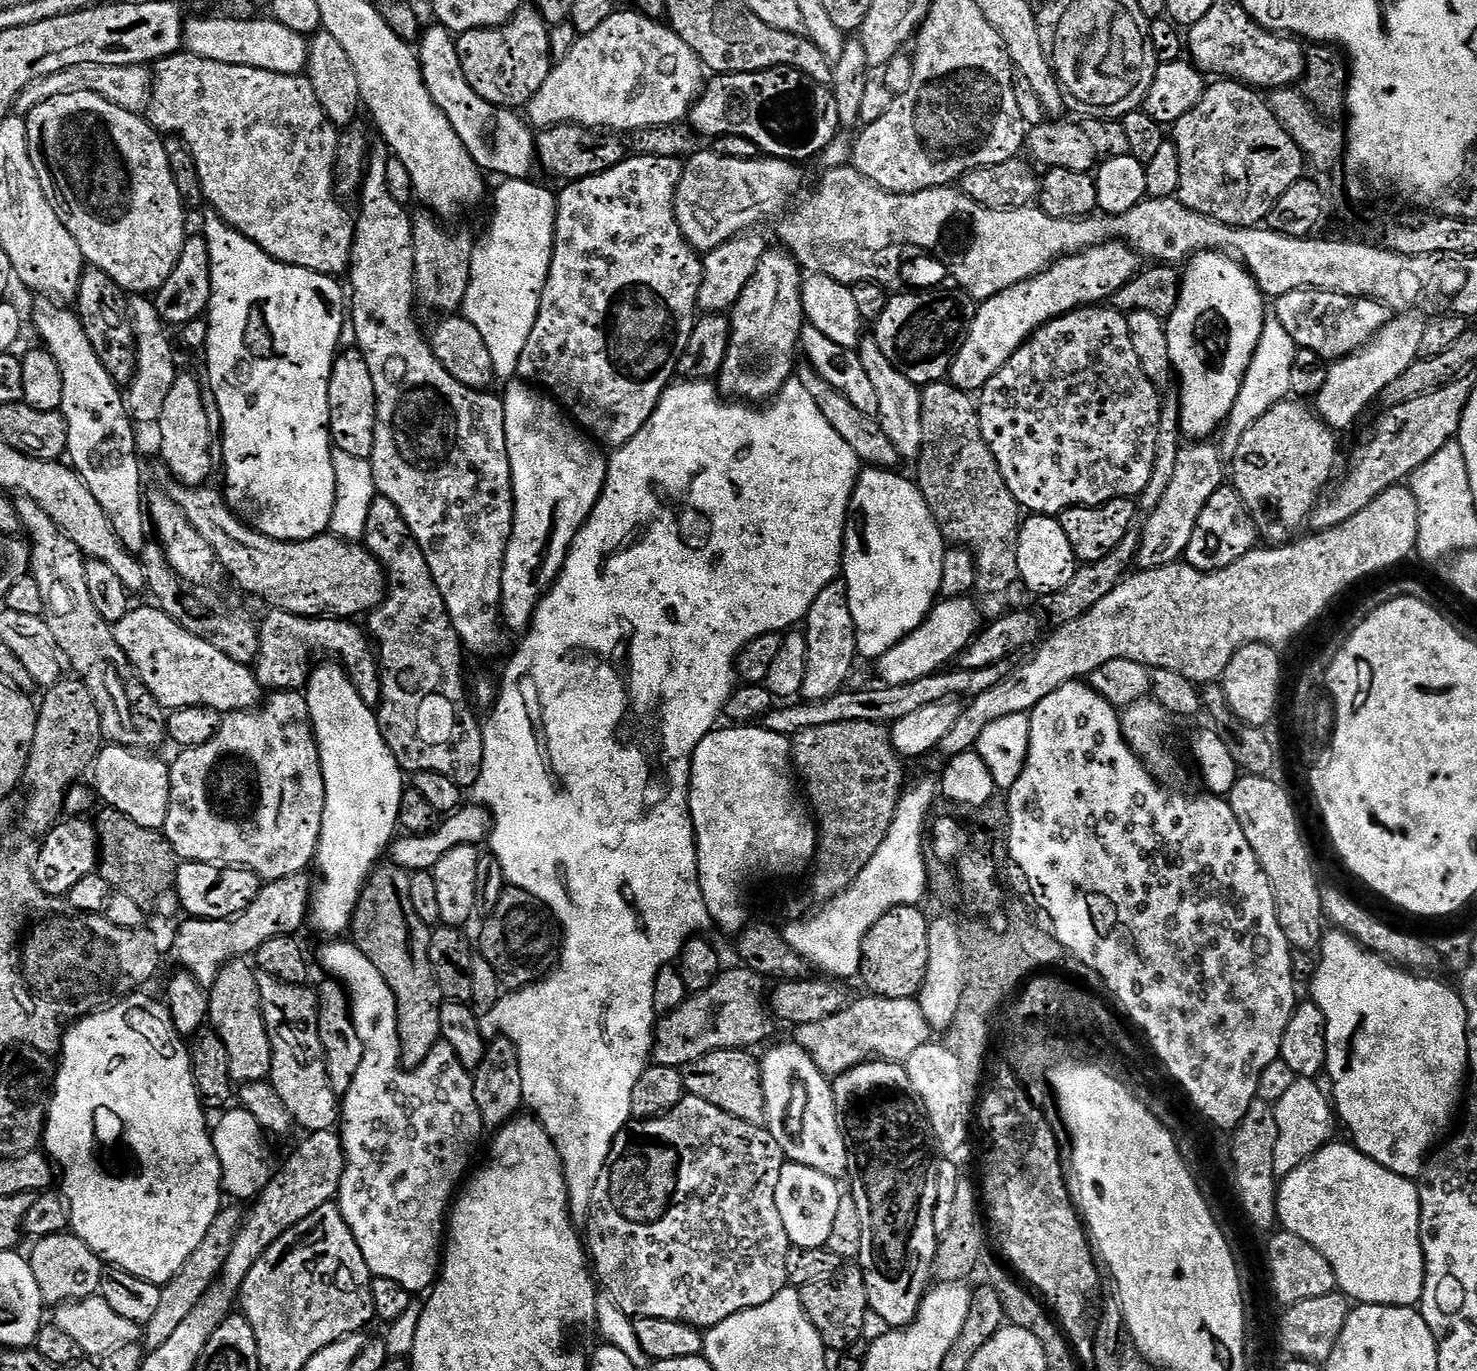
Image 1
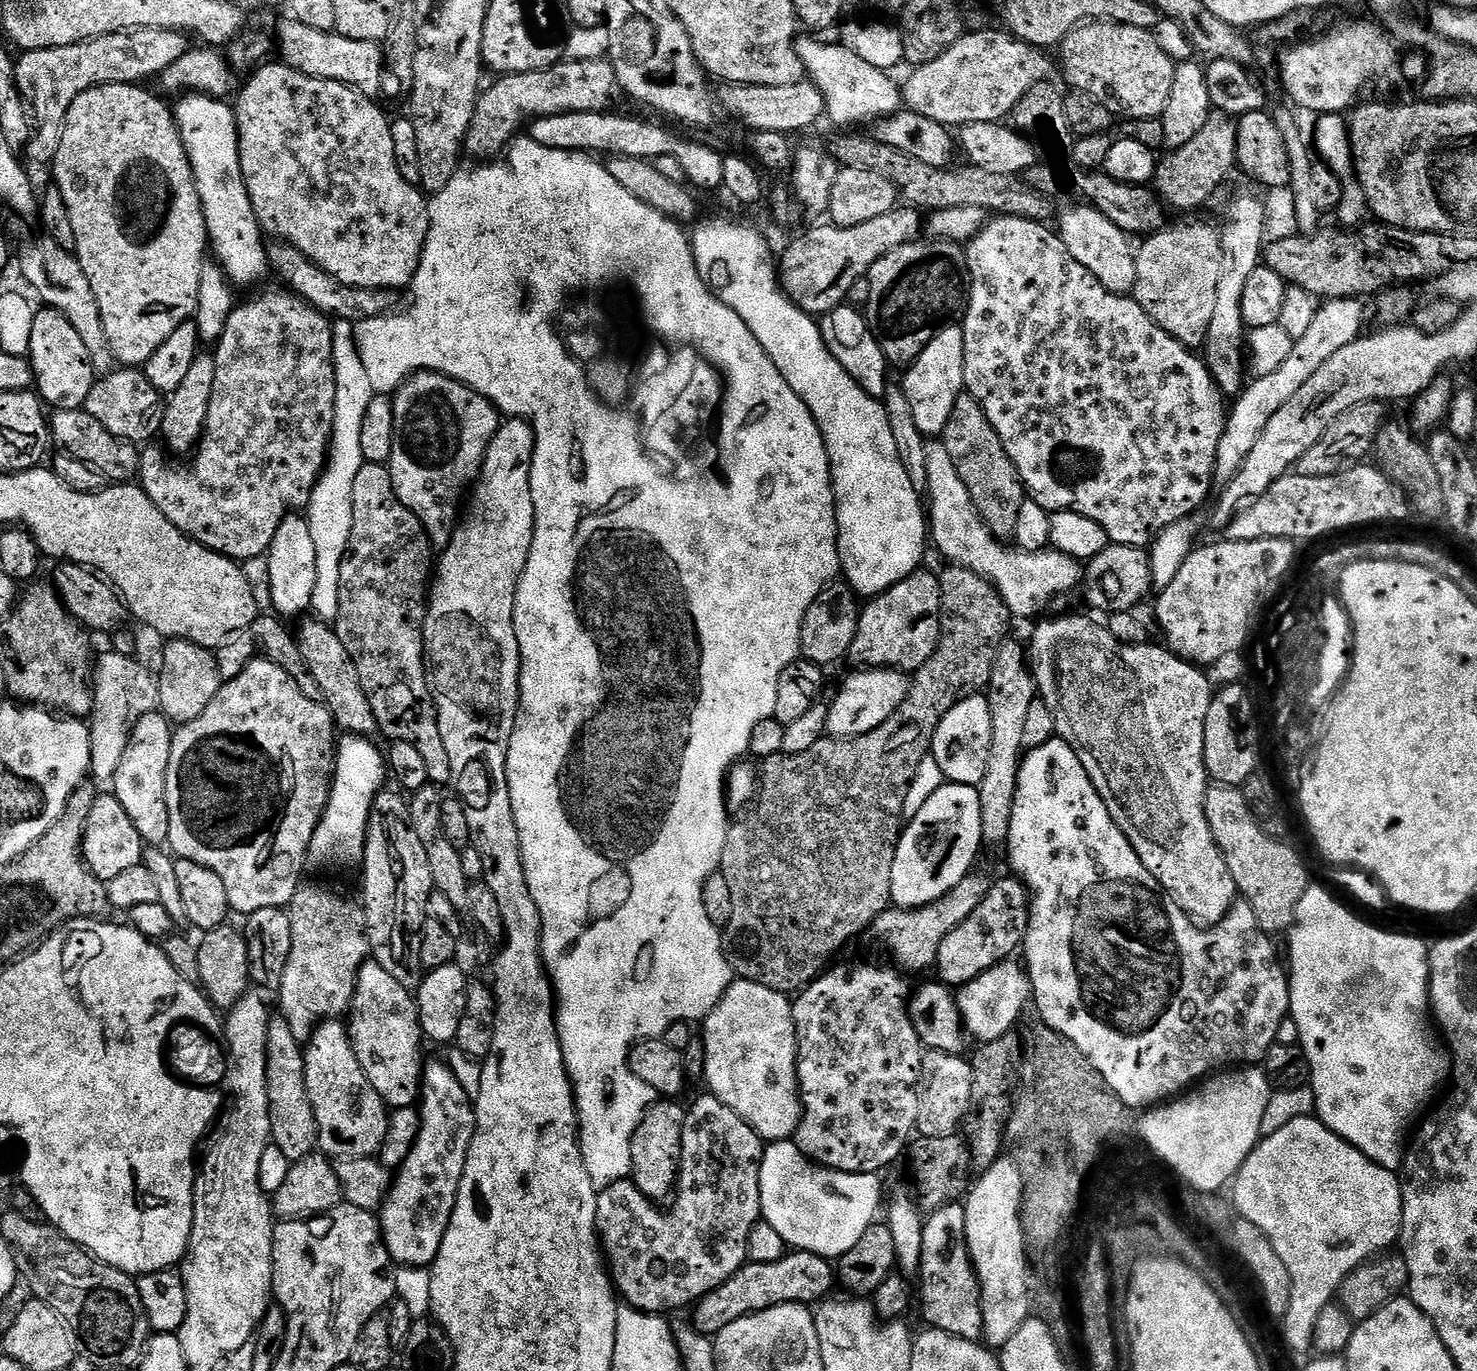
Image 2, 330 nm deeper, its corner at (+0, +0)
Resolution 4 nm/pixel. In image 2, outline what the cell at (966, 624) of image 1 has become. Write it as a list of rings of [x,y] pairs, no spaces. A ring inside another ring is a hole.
[[[895,668],[856,670],[853,676],[845,678],[844,685],[828,704],[827,735],[838,740],[849,740],[870,734],[870,730],[882,726],[882,722],[886,722],[886,718],[890,718],[890,714],[894,714],[902,702],[906,702],[911,685],[911,679]]]

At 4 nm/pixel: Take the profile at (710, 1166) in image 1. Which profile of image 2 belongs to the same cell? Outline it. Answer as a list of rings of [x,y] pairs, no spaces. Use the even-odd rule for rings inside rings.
[[[704,1094],[701,1100],[696,1100],[687,1109],[684,1117],[684,1129],[682,1130],[682,1162],[680,1163],[680,1178],[676,1181],[674,1199],[671,1201],[672,1209],[663,1212],[663,1207],[657,1206],[653,1201],[644,1197],[642,1190],[638,1190],[631,1179],[614,1182],[609,1188],[599,1189],[596,1197],[596,1230],[598,1239],[602,1245],[603,1255],[606,1257],[607,1267],[610,1269],[613,1285],[622,1297],[623,1303],[630,1308],[636,1308],[640,1312],[669,1314],[676,1312],[679,1308],[687,1309],[695,1305],[706,1294],[710,1294],[715,1288],[721,1288],[734,1274],[738,1274],[744,1264],[749,1263],[748,1243],[754,1226],[761,1223],[762,1198],[760,1197],[760,1167],[764,1157],[765,1141],[761,1140],[759,1134],[753,1130],[730,1106],[726,1106],[717,1096]]]

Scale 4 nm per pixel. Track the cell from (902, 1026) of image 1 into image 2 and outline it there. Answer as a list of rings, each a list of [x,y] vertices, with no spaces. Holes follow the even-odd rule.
[[[1009,958],[1002,964],[996,964],[959,989],[956,1004],[963,1018],[965,1031],[979,1043],[996,1041],[1013,1031],[1024,1008],[1027,1004],[1029,1007],[1032,1000],[1032,980],[1025,965],[1015,964],[1016,962],[1015,959]]]

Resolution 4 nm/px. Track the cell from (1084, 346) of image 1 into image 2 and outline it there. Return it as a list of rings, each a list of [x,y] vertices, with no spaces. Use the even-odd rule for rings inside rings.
[[[997,215],[967,241],[968,311],[962,317],[964,329],[964,386],[984,408],[990,426],[1001,439],[1006,454],[1016,467],[1024,484],[1027,499],[1038,502],[1048,513],[1073,512],[1098,522],[1113,544],[1142,548],[1179,520],[1189,519],[1204,504],[1208,491],[1214,488],[1218,444],[1224,436],[1227,421],[1226,400],[1215,385],[1207,363],[1184,344],[1157,326],[1131,295],[1111,292],[1066,250],[1057,233],[1047,223],[1026,218]]]

